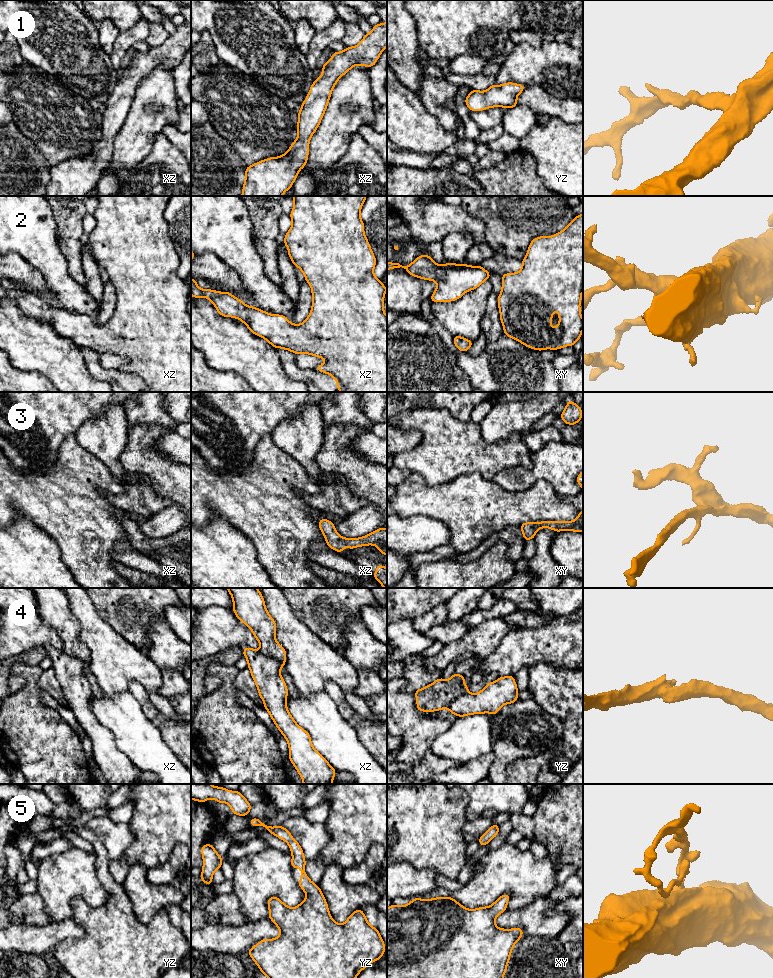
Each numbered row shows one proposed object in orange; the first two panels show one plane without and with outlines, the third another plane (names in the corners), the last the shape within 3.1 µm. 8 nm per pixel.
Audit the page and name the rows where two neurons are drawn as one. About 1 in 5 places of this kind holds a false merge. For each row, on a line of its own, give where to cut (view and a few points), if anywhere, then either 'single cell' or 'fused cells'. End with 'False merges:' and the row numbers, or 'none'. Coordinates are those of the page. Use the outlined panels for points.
1: no cut | single cell
2: no cut | single cell
3: no cut | single cell
4: xz (258, 650), (273, 657), (278, 662), (280, 669) | fused cells
5: no cut | single cell
False merges: 4

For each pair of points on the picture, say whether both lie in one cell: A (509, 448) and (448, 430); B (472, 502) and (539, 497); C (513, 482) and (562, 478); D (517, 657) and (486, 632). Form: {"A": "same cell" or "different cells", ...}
{"A": "same cell", "B": "same cell", "C": "same cell", "D": "different cells"}

